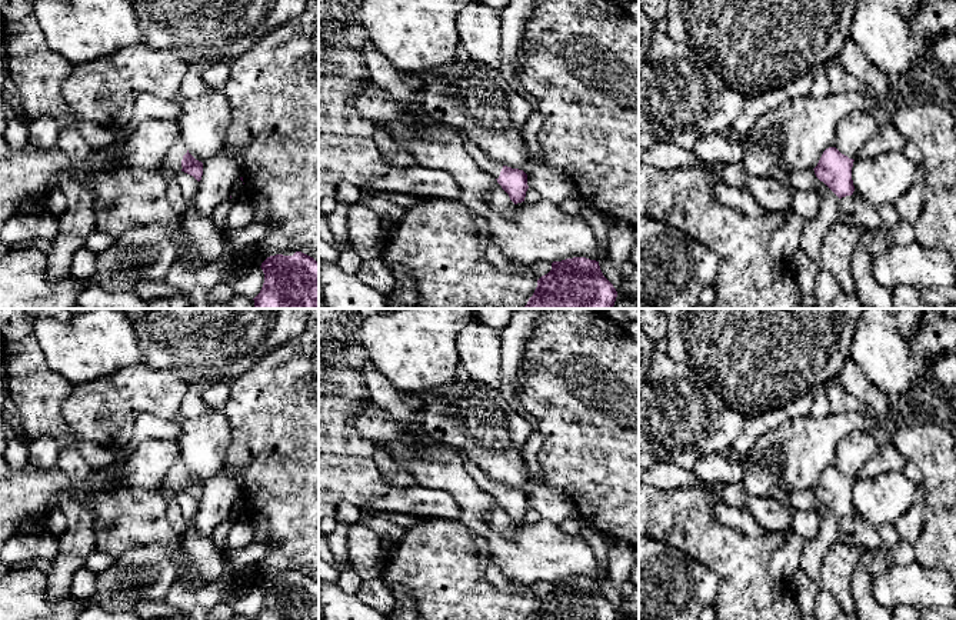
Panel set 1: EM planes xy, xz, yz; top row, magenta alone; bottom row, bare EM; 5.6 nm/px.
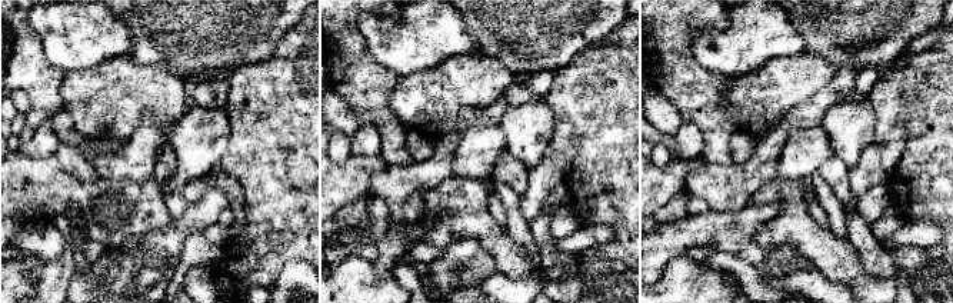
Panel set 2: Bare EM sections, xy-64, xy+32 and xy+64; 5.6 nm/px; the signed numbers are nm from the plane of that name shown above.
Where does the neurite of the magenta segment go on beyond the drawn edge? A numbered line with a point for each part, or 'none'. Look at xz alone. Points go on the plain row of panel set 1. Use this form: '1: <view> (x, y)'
1: xz (493, 487)

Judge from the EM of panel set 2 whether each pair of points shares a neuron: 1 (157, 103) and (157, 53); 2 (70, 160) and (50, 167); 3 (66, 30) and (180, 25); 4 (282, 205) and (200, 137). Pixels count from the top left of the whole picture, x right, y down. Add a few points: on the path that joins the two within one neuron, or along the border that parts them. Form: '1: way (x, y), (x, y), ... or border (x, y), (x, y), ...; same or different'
1: border (127, 55), (143, 65), (162, 65), (186, 83); different
2: border (55, 155), (66, 172), (82, 180), (89, 180); different
3: border (115, 15), (129, 29), (129, 53); different
4: border (230, 123), (229, 150), (217, 166); different

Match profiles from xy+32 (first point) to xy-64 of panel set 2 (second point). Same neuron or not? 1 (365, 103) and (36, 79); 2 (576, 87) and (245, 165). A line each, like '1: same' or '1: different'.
1: same
2: same

